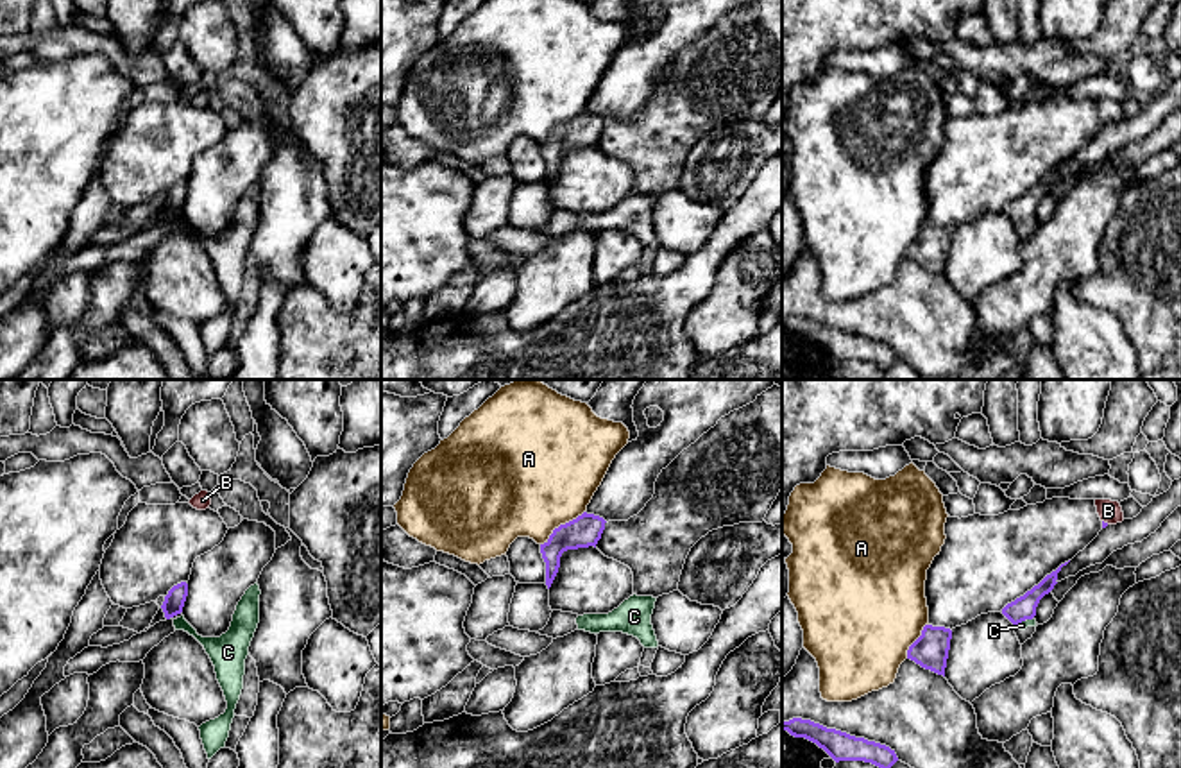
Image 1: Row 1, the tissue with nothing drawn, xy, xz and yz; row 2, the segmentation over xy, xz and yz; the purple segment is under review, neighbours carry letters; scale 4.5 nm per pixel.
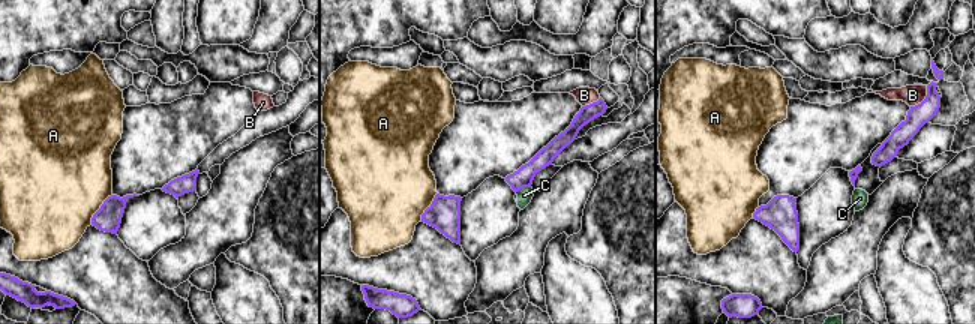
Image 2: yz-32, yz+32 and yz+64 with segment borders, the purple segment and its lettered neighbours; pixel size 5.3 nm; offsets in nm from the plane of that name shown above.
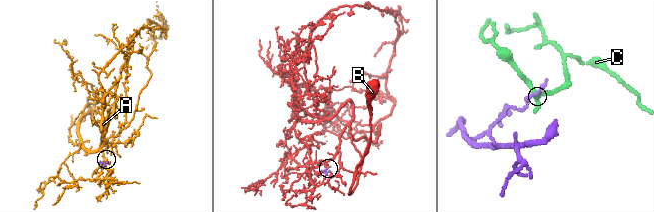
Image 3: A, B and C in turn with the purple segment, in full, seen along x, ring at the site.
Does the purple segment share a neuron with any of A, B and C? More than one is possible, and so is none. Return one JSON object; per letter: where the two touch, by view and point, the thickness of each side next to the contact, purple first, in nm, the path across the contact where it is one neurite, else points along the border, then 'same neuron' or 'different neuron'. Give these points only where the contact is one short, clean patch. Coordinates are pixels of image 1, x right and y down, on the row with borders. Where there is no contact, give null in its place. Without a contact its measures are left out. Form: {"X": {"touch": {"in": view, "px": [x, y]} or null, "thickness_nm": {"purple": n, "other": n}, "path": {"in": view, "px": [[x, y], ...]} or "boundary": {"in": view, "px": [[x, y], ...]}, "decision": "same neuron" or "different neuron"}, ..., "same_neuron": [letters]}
{"A": {"touch": {"in": "xz", "px": [560, 525]}, "thickness_nm": {"purple": 150, "other": 500}, "decision": "different neuron"}, "B": {"touch": {"in": "yz", "px": [1106, 523]}, "thickness_nm": {"purple": 20, "other": 100}, "boundary": {"in": "yz", "px": [[1103, 520], [1108, 523]]}, "decision": "different neuron"}, "C": {"touch": {"in": "yz", "px": [1020, 622]}, "thickness_nm": {"purple": 110, "other": 40}, "path": {"in": "yz", "px": [[1024, 607], [1020, 622], [1022, 625]]}, "decision": "same neuron"}, "same_neuron": ["C"]}

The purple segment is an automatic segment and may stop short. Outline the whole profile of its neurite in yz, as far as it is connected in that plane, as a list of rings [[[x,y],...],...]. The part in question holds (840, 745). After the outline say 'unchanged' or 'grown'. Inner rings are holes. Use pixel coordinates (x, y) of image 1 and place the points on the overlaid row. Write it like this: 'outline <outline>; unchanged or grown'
outline [[[793,718],[789,721],[782,721],[782,730],[787,730],[794,738],[805,738],[816,743],[836,763],[864,761],[879,768],[891,768],[898,761],[895,750],[886,745],[855,738],[836,729],[827,729],[811,720]]]; unchanged

